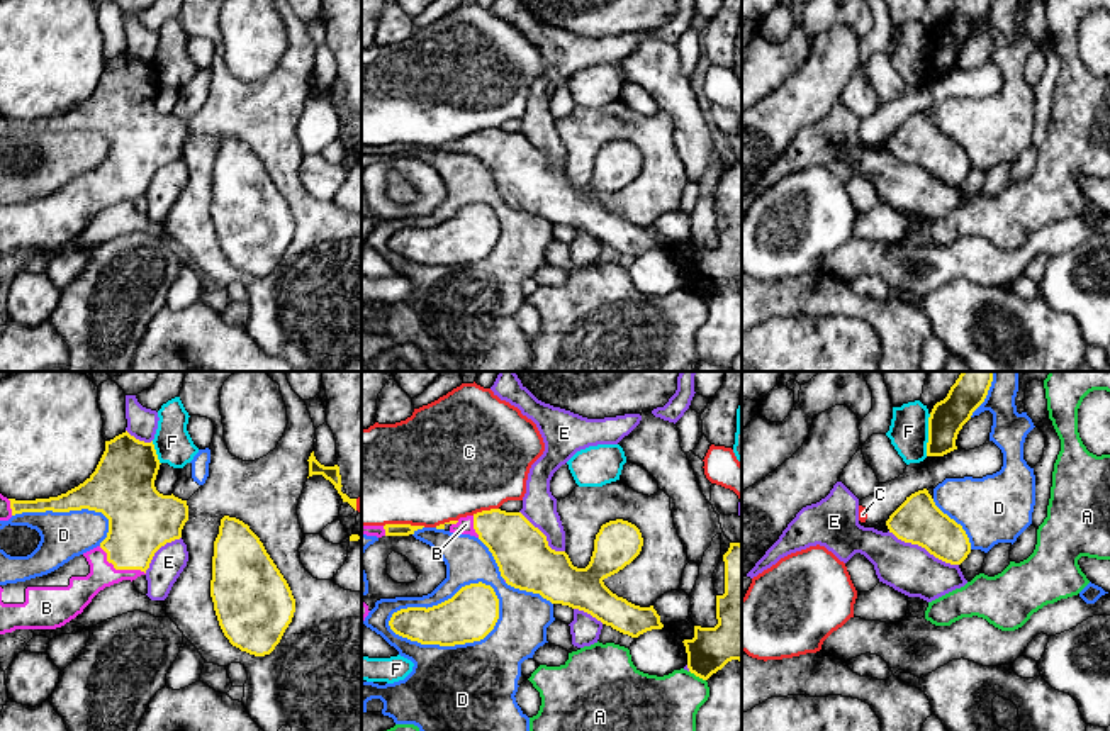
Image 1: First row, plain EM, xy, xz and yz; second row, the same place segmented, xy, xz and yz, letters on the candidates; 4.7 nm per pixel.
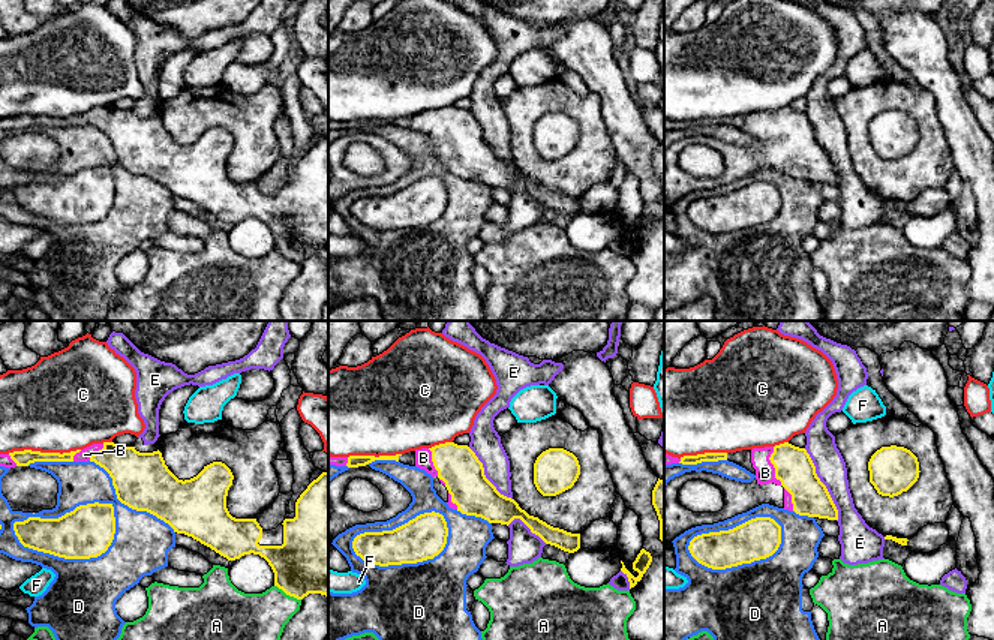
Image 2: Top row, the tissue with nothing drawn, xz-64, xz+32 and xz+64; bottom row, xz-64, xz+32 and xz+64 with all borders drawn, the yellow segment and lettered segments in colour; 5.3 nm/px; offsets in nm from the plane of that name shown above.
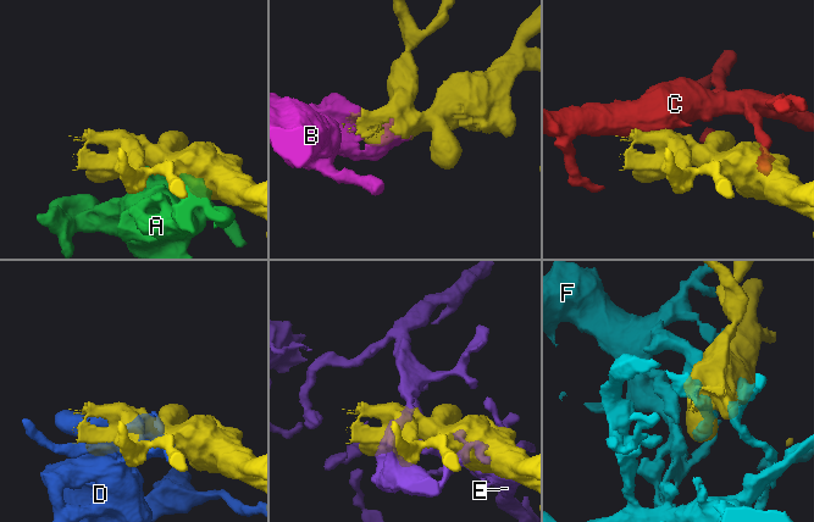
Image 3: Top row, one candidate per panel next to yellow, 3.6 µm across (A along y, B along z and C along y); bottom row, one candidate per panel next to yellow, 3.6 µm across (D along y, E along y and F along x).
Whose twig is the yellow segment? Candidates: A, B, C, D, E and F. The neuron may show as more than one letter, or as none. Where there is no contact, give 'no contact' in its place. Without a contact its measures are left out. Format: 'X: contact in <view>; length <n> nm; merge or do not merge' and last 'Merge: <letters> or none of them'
A: contact in xz; length 90 nm; do not merge
B: contact in xy; length 260 nm; merge
C: contact in xz; length 200 nm; do not merge
D: contact in xz; length 550 nm; do not merge
E: contact in yz; length 380 nm; do not merge
F: contact in yz; length 200 nm; do not merge
Merge: B

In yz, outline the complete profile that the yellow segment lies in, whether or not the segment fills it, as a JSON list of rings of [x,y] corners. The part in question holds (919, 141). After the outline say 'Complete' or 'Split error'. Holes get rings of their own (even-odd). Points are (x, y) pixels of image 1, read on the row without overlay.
[[[927,109],[906,117],[886,146],[898,159],[918,165],[950,185],[961,185],[971,173],[962,146],[935,126]]]. Complete

